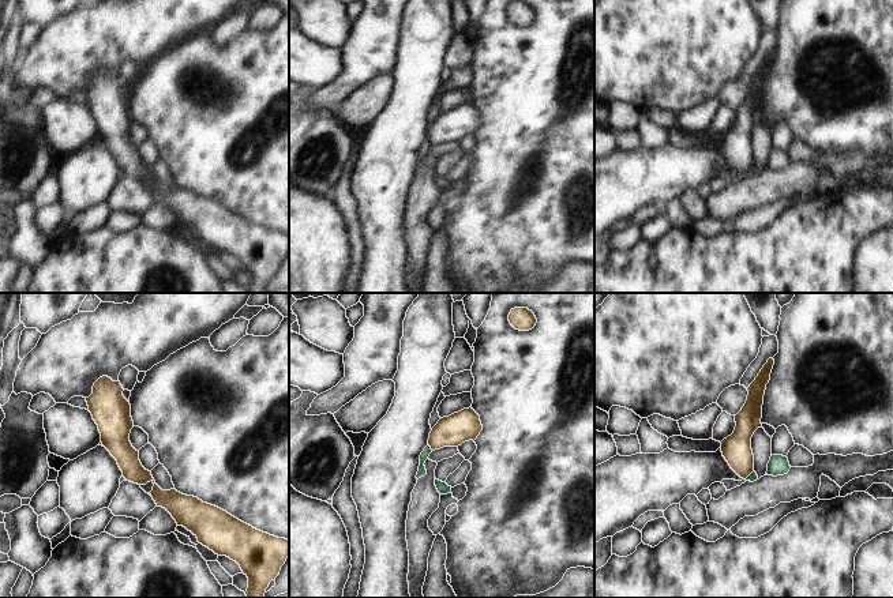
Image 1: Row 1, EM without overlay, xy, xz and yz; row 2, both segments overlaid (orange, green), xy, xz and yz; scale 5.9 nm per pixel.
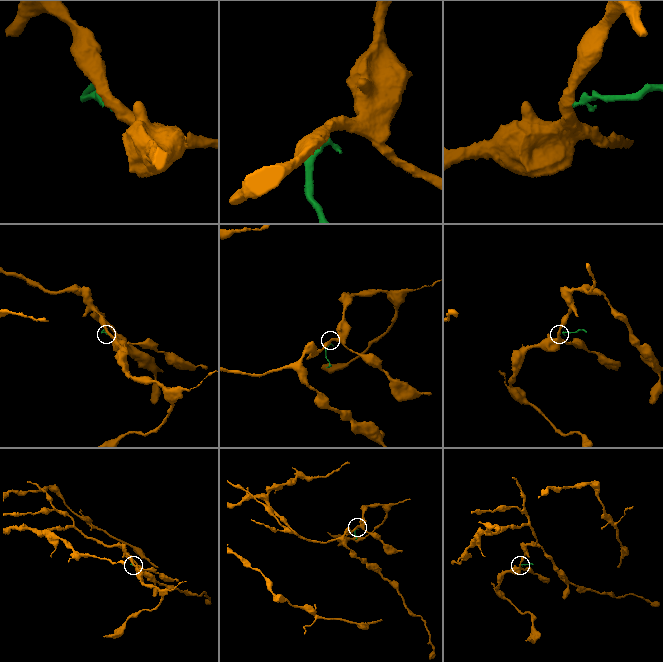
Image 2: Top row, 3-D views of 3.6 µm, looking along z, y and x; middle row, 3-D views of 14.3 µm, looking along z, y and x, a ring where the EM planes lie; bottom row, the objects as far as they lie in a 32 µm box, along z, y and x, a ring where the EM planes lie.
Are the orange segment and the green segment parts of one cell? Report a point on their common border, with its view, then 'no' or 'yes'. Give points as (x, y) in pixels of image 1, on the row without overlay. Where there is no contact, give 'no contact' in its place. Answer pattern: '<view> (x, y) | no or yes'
xz (430, 140) | no

